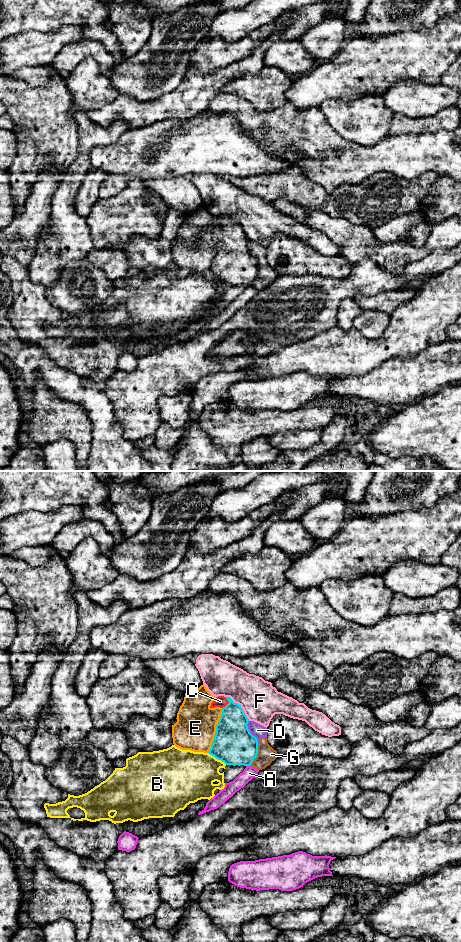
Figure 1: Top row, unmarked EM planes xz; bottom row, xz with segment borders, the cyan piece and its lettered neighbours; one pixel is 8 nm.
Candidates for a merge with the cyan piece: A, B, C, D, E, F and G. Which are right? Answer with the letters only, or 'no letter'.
C

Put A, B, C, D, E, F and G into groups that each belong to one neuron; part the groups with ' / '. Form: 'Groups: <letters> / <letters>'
Groups: A / B / C / D G / E / F

